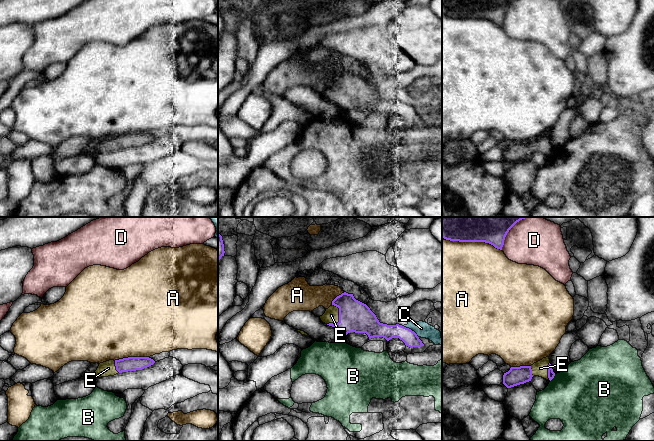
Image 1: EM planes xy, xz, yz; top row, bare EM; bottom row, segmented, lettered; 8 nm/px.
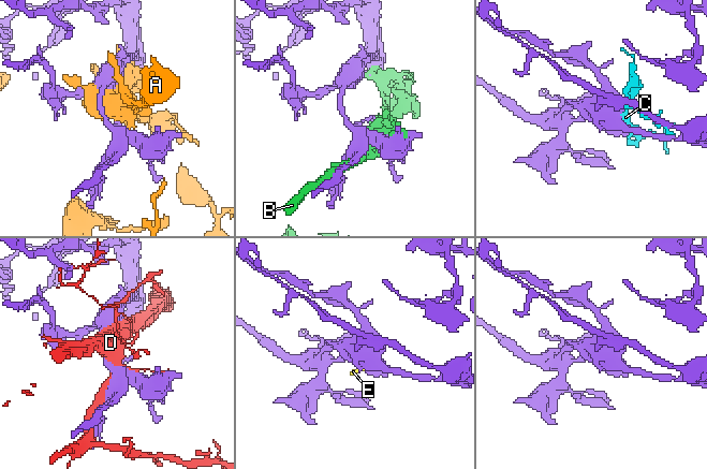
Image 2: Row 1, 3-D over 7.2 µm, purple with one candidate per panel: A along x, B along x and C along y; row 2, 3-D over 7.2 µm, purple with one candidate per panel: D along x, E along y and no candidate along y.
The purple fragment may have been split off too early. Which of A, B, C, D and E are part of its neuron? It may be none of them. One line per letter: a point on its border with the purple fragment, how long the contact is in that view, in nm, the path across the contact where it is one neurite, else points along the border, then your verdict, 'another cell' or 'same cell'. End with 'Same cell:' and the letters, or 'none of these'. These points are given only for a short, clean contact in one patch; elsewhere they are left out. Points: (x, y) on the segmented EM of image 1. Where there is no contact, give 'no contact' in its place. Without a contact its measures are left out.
A: contact yz (473, 241); length 460 nm; another cell
B: contact yz (553, 377); length 80 nm; another cell
C: contact xz (410, 329); length 160 nm; another cell
D: contact yz (508, 231); length 340 nm; another cell
E: contact xz (339, 317); length 180 nm; way xz (354, 316), (339, 317), (331, 315); same cell
Same cell: E

